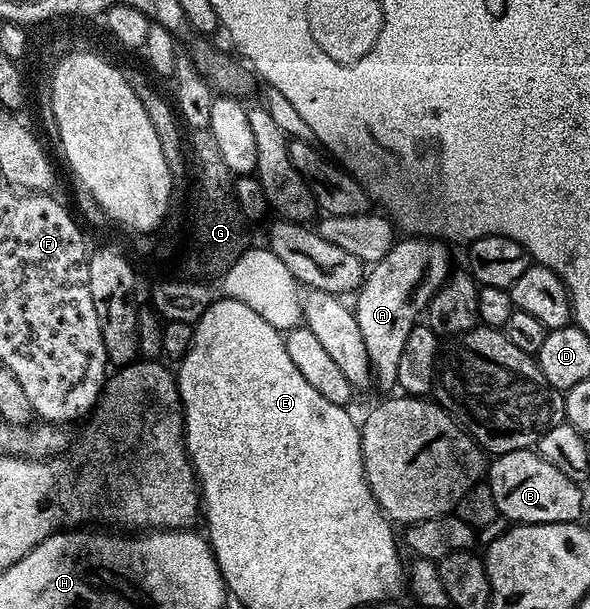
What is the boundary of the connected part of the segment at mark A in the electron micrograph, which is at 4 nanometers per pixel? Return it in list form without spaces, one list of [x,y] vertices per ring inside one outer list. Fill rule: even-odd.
[[[406,236],[403,239],[403,242],[402,239],[395,241],[384,260],[369,267],[356,291],[358,303],[352,306],[360,324],[360,336],[364,336],[364,348],[368,352],[373,377],[382,386],[393,387],[397,383],[400,356],[404,353],[408,332],[419,325],[434,294],[452,273],[450,254],[441,241],[425,236]]]

